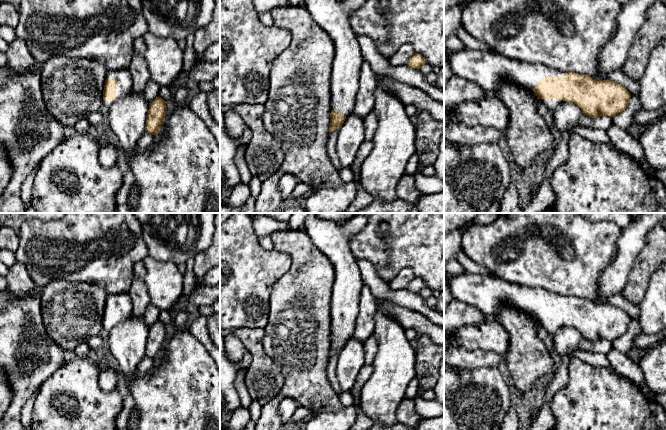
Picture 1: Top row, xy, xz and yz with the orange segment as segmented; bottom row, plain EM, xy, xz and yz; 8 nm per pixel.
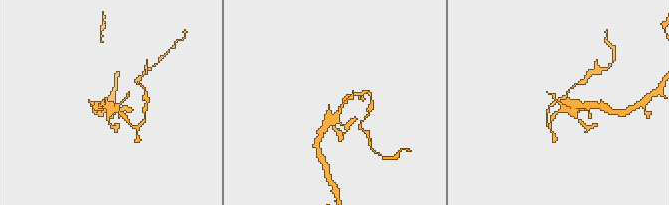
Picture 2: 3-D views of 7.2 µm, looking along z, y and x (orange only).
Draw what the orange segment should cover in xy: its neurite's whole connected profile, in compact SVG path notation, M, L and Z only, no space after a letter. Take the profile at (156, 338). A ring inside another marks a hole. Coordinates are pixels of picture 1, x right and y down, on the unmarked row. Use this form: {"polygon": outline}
{"polygon": "M156 321L149 327L145 356L157 359L160 355L166 340L166 325L161 321Z"}

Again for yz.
{"polygon": "M465 271L460 275L450 276L448 284L454 300L477 307L485 316L494 317L498 309L507 304L536 319L540 328L549 334L554 334L560 327L572 326L589 341L614 341L627 332L631 321L630 316L617 306L599 304L575 296L562 296L542 288L510 283L496 276L483 276Z"}

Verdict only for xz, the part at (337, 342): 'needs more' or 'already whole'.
needs more

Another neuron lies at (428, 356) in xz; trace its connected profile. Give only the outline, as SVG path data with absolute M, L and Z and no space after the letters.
M419 335L414 342L415 370L419 381L418 395L433 389L439 377L439 367L444 358L444 347L432 342L428 336Z

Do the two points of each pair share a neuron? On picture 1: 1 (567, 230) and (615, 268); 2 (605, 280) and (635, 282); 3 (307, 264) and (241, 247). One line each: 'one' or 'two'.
1: two
2: two
3: two

